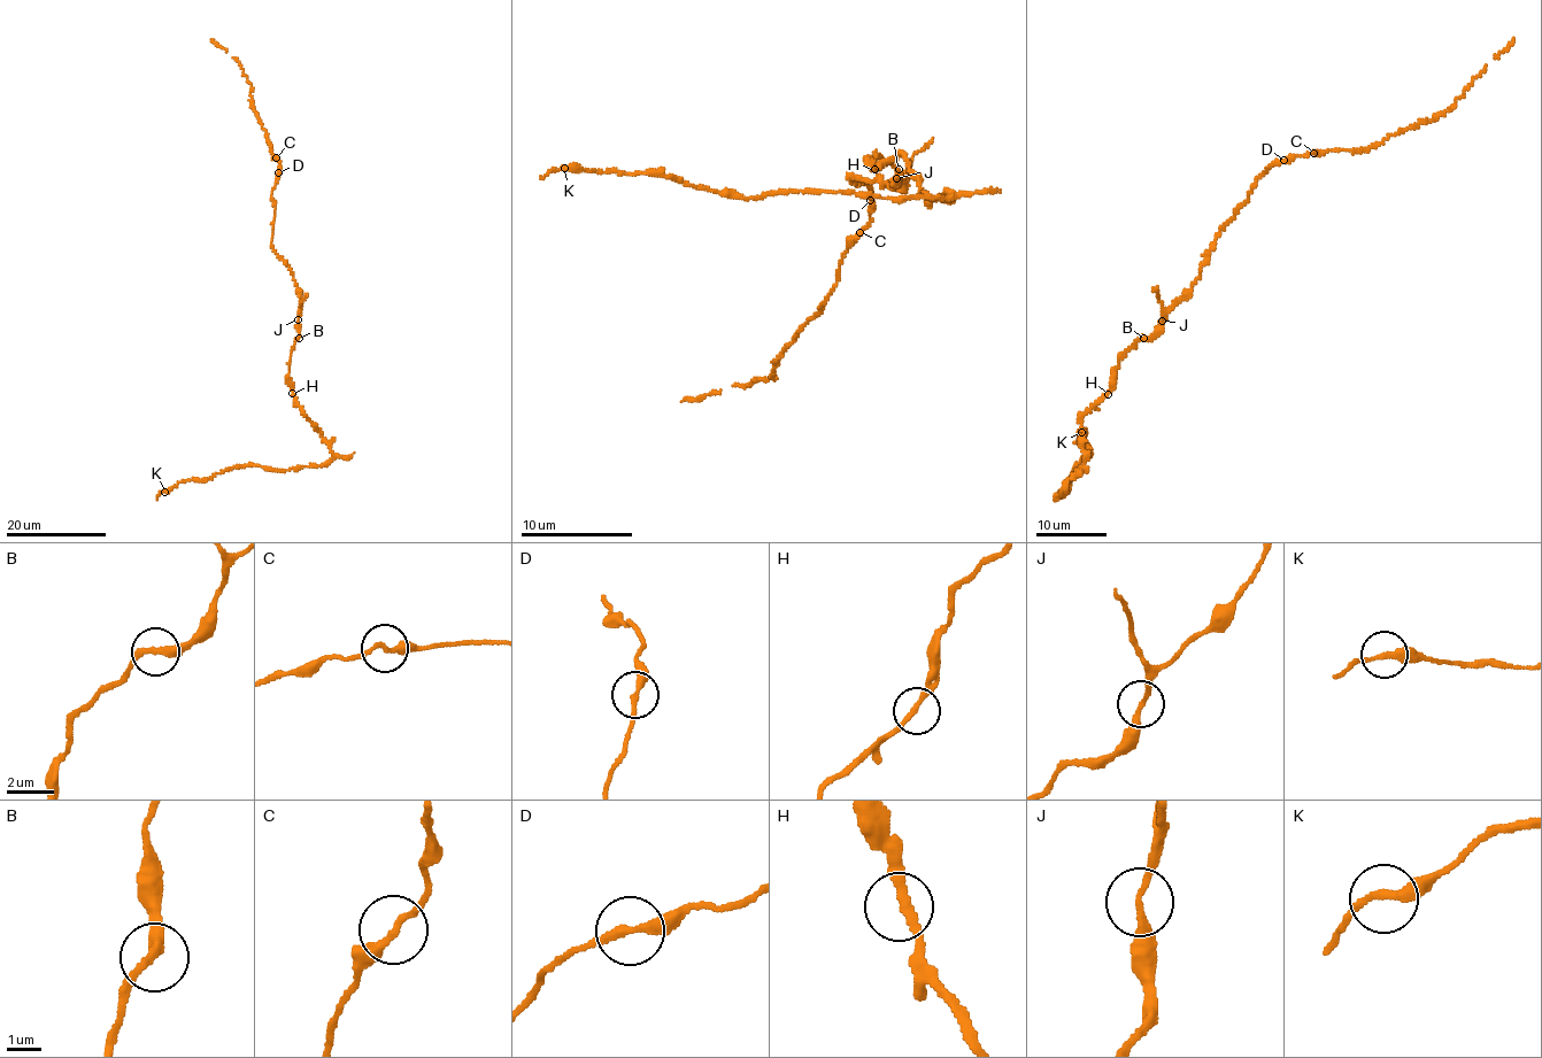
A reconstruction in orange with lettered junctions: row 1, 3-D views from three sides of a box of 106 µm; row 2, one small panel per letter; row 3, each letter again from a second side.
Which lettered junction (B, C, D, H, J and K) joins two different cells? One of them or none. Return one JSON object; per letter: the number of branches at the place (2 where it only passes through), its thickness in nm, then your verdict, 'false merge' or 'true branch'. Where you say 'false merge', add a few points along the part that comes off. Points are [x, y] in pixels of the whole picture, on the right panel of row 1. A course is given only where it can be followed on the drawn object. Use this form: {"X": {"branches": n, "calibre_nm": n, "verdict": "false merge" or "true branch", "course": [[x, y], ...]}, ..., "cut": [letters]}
{"B": {"branches": 2, "calibre_nm": 240, "verdict": "true branch"}, "C": {"branches": 2, "calibre_nm": 240, "verdict": "true branch"}, "D": {"branches": 2, "calibre_nm": 240, "verdict": "true branch"}, "H": {"branches": 2, "calibre_nm": 240, "verdict": "true branch"}, "J": {"branches": 2, "calibre_nm": 190, "verdict": "true branch"}, "K": {"branches": 2, "calibre_nm": 260, "verdict": "true branch"}, "cut": []}

